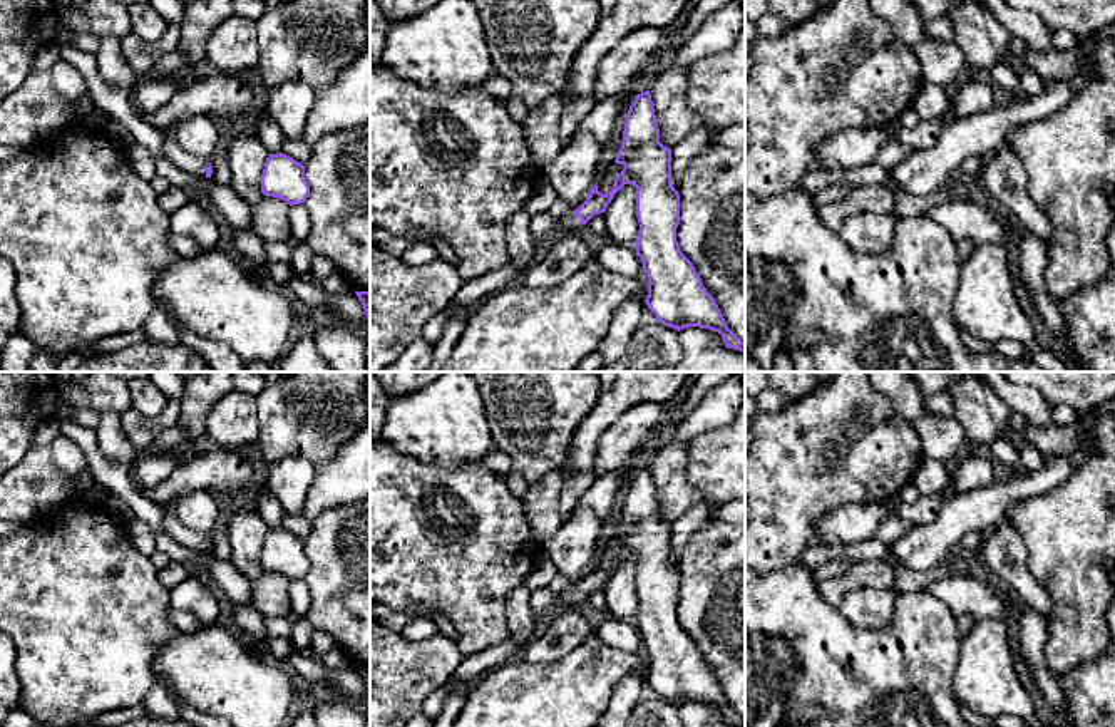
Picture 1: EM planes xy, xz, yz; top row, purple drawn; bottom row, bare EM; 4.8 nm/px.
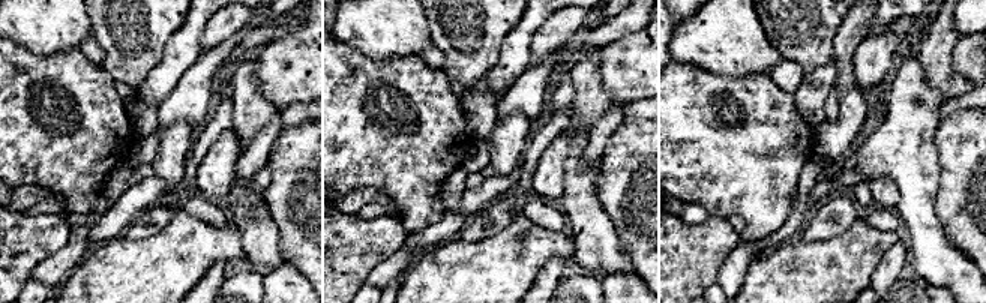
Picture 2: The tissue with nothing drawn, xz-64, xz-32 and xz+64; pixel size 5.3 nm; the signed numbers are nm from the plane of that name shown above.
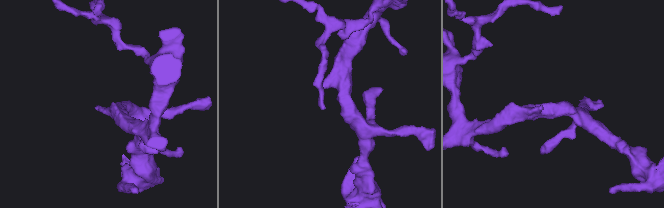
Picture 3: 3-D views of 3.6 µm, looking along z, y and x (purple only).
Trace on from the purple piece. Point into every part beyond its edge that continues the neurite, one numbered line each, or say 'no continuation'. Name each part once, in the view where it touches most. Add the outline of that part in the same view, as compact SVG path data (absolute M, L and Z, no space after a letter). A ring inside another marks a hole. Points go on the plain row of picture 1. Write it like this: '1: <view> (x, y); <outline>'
1: xy (179, 533); M167 509L164 513L161 526L162 531L167 533L179 544L199 553L206 553L206 543L209 539L209 534L198 534L182 526L174 516L172 509Z

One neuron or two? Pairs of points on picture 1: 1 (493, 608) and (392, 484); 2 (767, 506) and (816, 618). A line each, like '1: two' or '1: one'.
1: one
2: two

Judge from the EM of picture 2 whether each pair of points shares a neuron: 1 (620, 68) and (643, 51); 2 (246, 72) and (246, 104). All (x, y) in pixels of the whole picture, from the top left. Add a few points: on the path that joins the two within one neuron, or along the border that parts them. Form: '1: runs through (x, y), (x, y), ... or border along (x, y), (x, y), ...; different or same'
1: runs through (626, 68), (637, 57); same
2: runs through (246, 80), (246, 96); same

